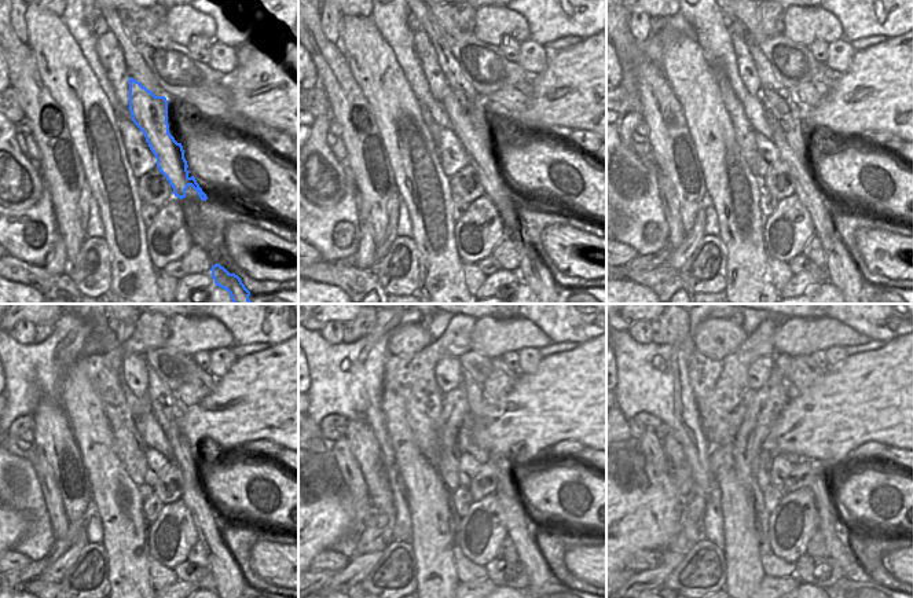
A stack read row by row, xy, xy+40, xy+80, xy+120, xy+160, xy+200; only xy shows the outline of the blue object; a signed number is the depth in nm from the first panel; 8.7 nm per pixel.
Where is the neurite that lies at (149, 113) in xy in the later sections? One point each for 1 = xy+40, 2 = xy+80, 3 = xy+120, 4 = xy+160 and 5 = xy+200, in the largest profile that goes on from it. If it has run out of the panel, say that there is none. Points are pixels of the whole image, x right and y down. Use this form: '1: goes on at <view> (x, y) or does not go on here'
1: goes on at xy+40 (532, 271)
2: goes on at xy+80 (842, 271)
3: goes on at xy+120 (228, 583)
4: goes on at xy+160 (516, 517)
5: goes on at xy+200 (836, 549)

